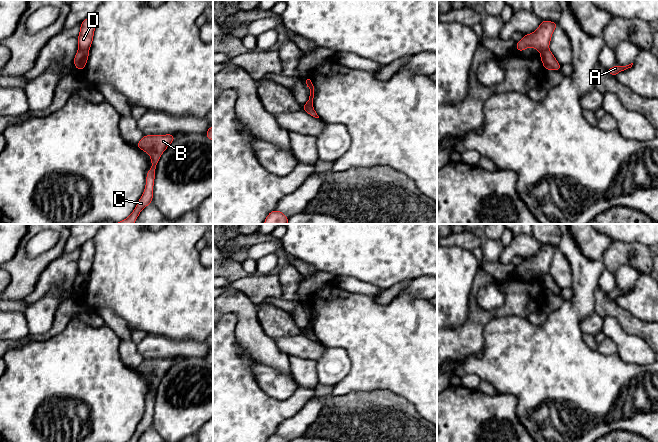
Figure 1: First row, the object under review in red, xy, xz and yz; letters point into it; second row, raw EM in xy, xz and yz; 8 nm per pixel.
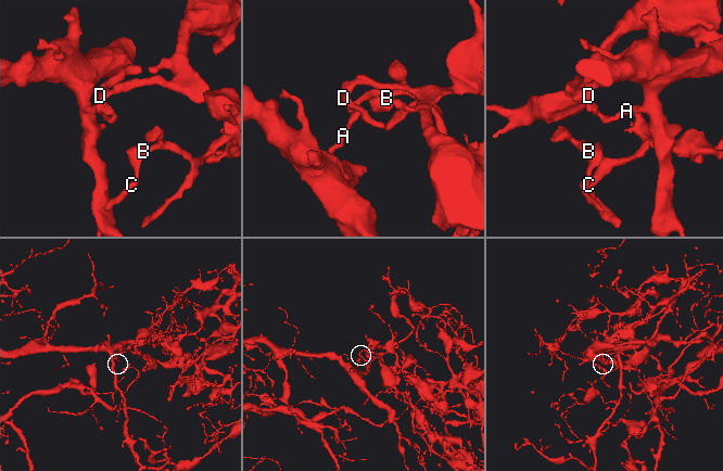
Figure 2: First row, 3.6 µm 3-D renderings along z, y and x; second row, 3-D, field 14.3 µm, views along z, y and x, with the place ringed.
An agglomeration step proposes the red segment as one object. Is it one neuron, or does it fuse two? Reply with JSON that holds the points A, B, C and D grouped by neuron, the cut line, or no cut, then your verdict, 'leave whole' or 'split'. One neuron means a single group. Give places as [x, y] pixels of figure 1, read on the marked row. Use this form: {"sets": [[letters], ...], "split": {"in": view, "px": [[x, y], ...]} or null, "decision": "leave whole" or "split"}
{"sets": [["A"], ["B", "C", "D"]], "split": {"in": "xy", "px": [[79, 49], [88, 50]]}, "decision": "split"}

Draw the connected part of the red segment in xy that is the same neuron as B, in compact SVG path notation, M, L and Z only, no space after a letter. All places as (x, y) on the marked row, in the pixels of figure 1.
M165 134L165 135L144 135L142 139L135 144L142 151L148 153L151 158L152 167L148 170L146 175L145 190L138 200L135 209L132 211L129 217L121 220L115 224L134 224L137 220L140 212L149 204L152 203L154 181L156 166L160 159L160 156L167 149L167 147L174 141L176 135Z

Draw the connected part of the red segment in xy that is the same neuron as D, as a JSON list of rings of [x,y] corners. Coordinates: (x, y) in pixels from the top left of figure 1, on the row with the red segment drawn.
[[[88,16],[80,24],[80,32],[78,35],[78,48],[79,50],[89,50],[95,32],[95,22],[92,16]]]

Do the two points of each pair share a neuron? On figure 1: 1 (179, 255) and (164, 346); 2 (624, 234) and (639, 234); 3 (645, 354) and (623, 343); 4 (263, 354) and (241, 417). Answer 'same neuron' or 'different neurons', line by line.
1: different neurons
2: same neuron
3: same neuron
4: different neurons

